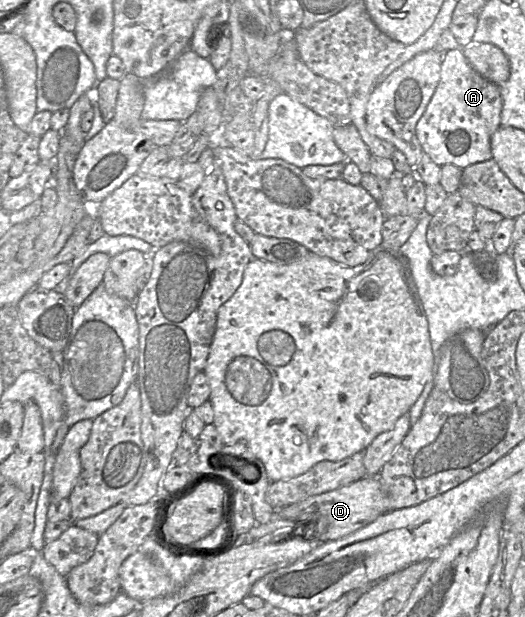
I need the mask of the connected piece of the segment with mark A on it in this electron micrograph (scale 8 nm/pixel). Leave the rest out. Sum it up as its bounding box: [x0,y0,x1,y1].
[416,49,502,169]

